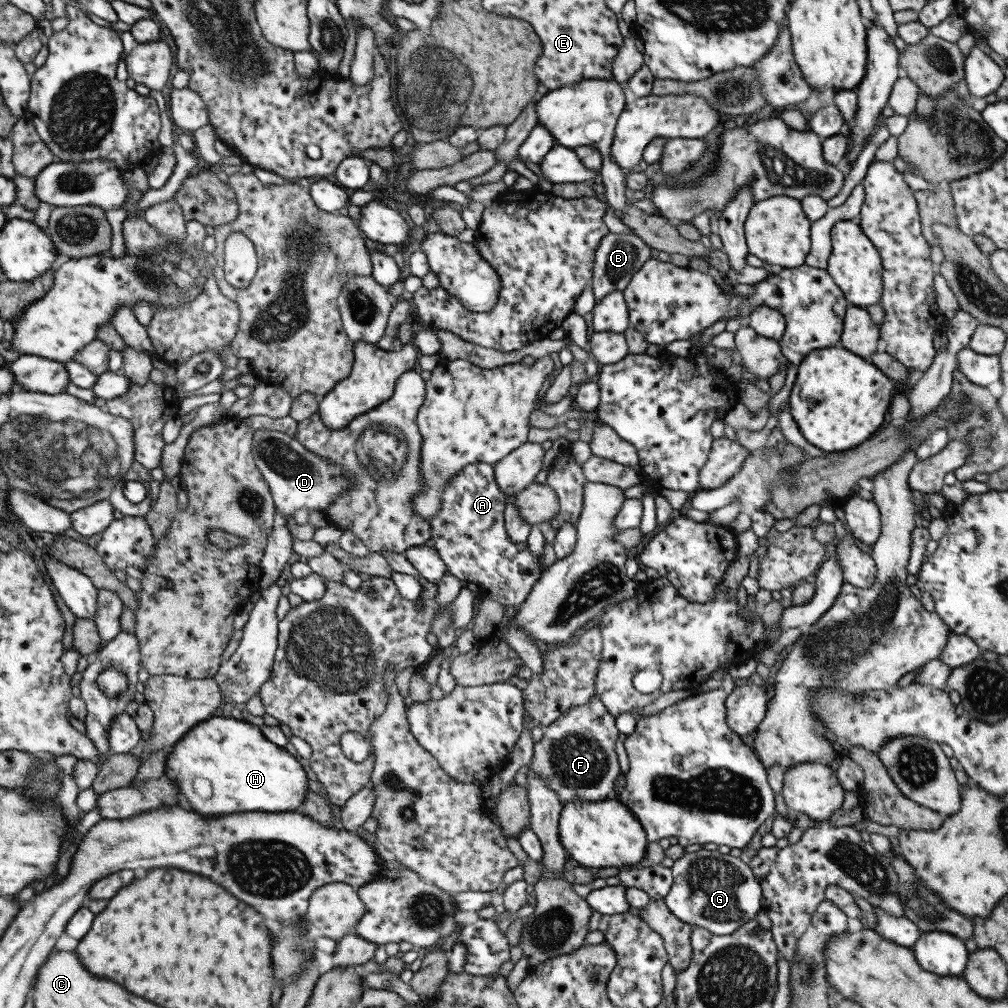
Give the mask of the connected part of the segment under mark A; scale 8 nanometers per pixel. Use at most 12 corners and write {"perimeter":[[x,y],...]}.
{"perimeter":[[492,465],[441,488],[433,549],[475,600],[521,604],[541,574],[511,542]]}

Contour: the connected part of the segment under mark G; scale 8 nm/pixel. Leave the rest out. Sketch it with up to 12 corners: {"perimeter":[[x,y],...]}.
{"perimeter":[[685,853],[662,899],[723,936],[754,919],[760,884],[739,857]]}

